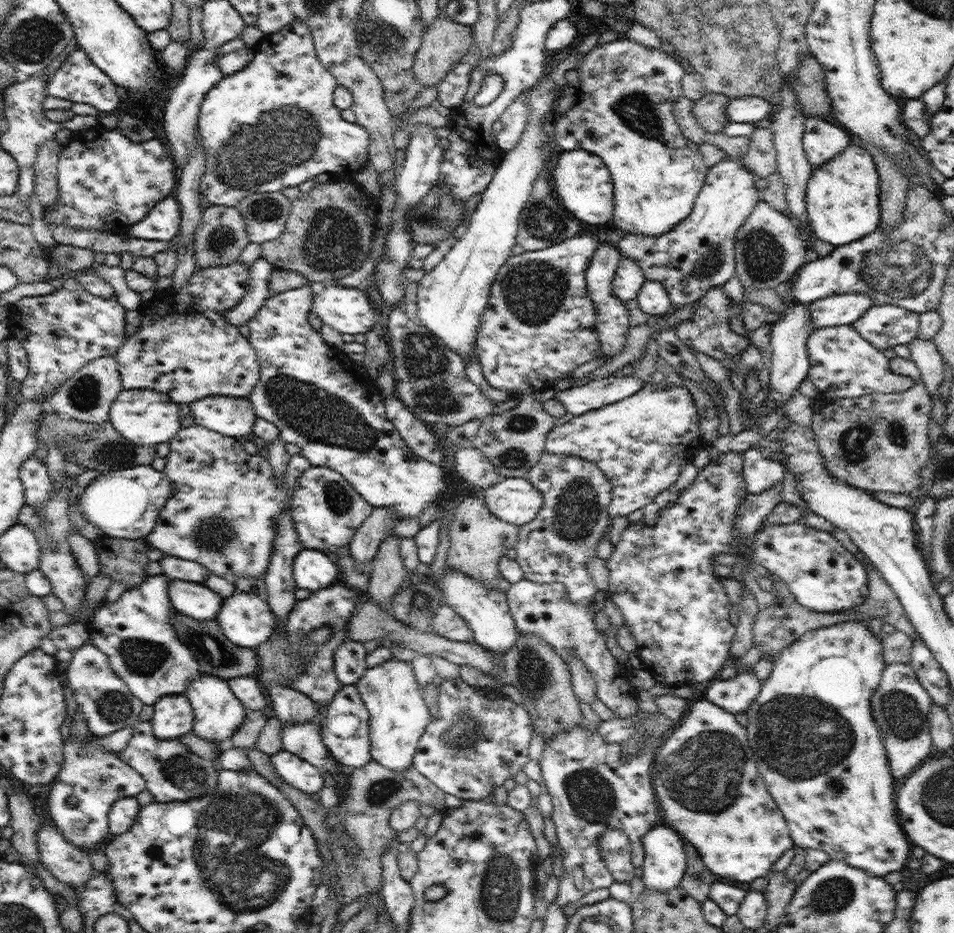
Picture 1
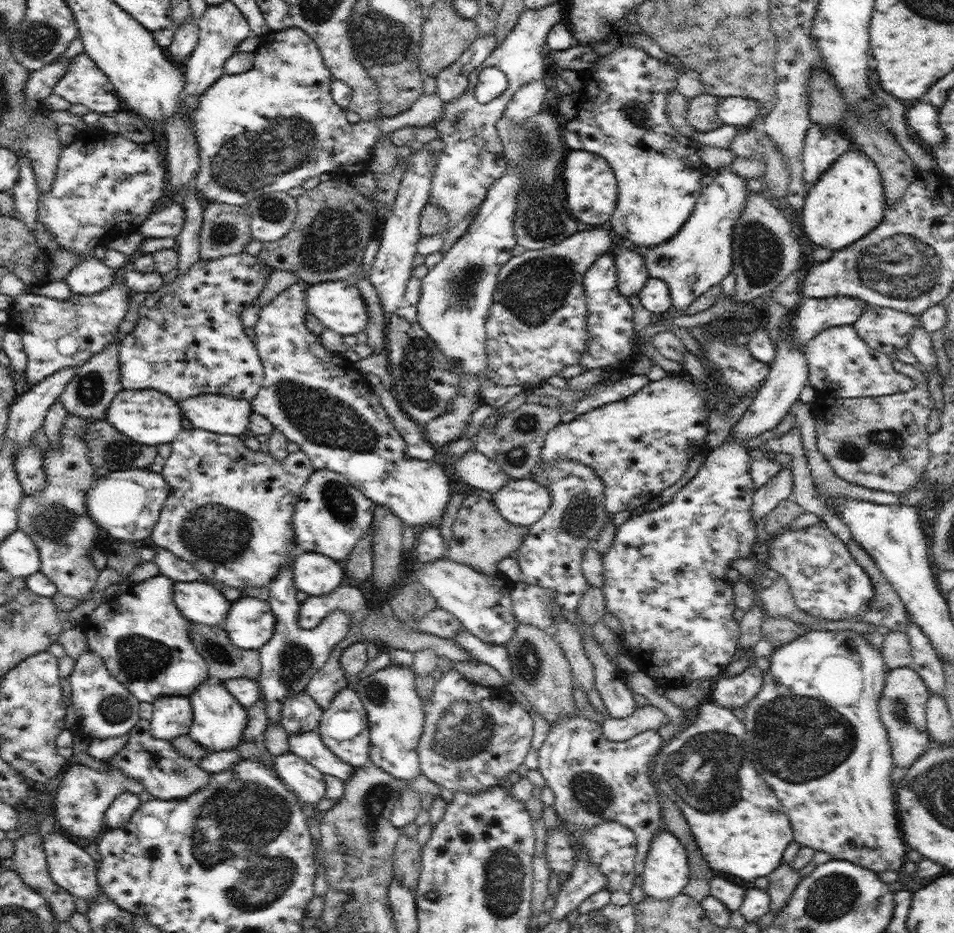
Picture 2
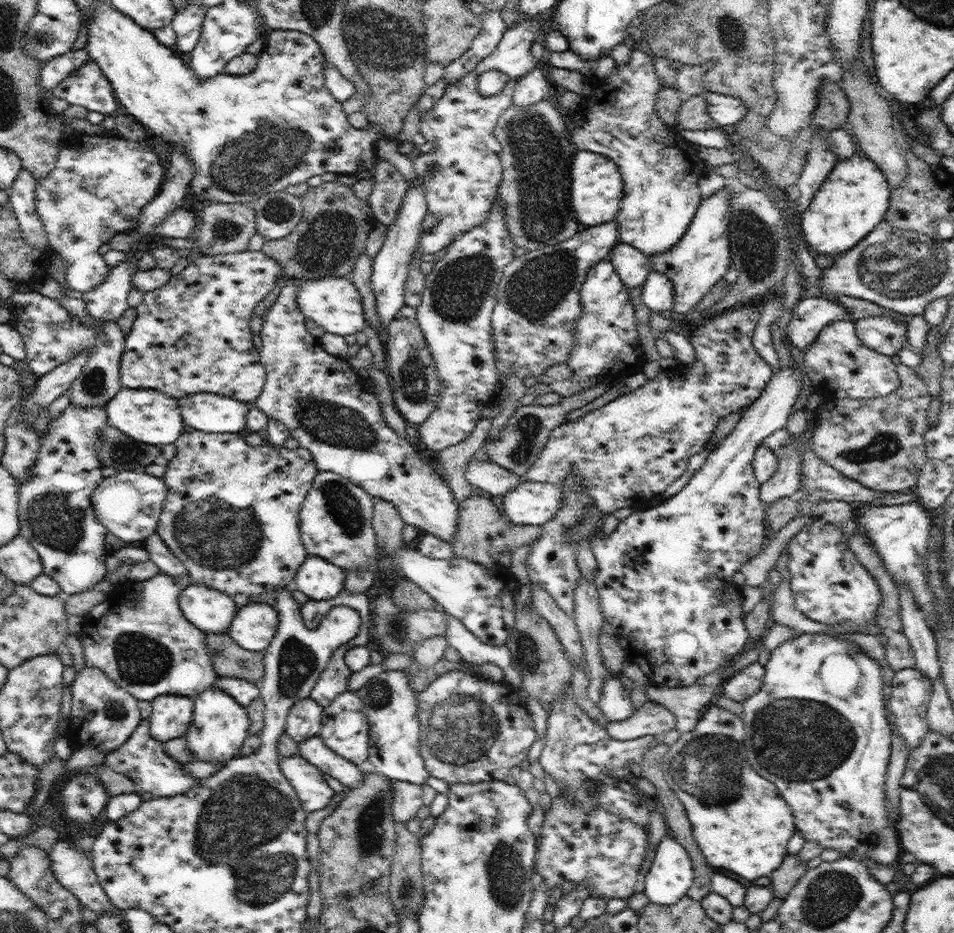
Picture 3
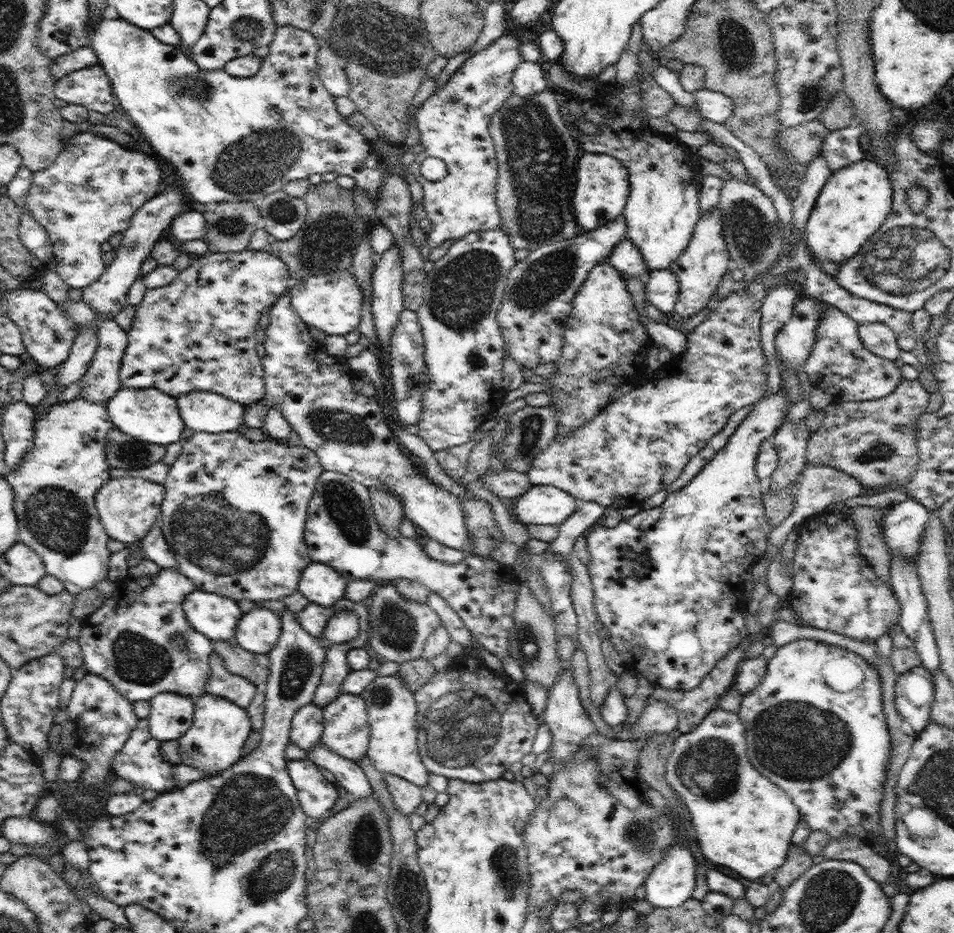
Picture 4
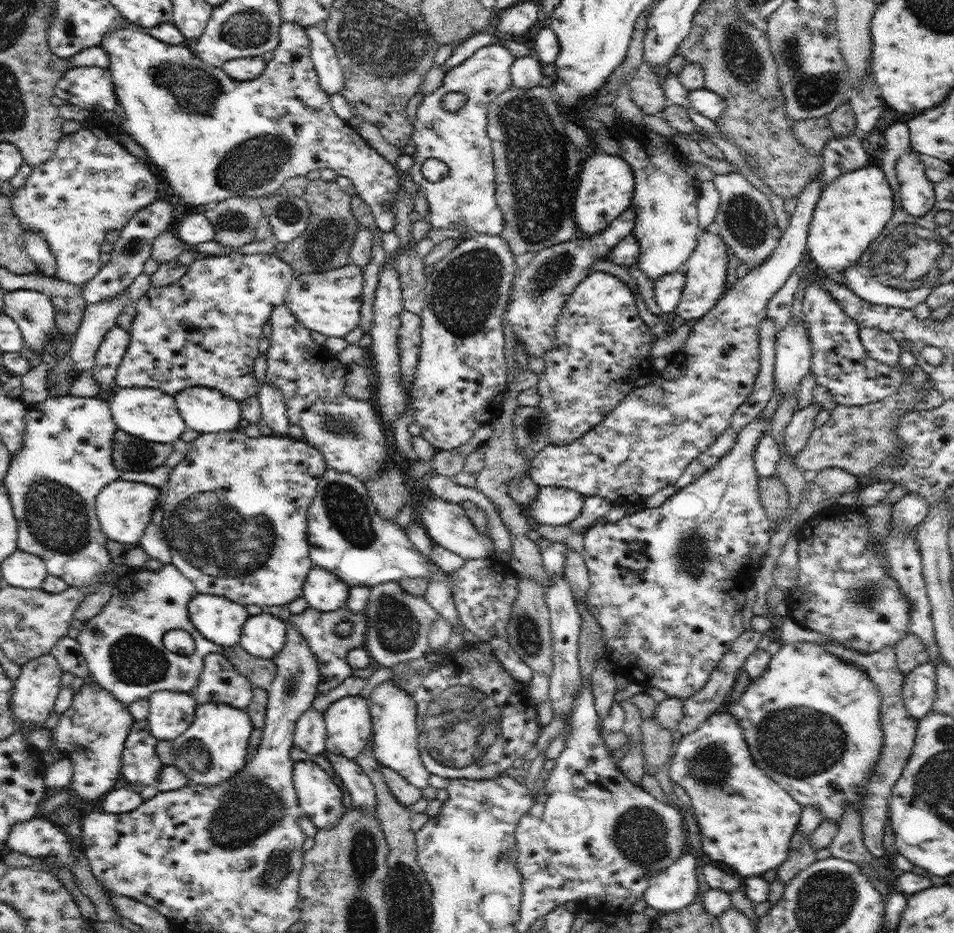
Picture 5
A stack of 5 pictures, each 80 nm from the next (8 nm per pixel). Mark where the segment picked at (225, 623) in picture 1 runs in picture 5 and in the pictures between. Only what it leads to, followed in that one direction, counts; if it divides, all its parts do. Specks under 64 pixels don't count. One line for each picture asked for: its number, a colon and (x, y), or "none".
2: (250, 623)
3: (254, 626)
4: (258, 631)
5: (264, 635)

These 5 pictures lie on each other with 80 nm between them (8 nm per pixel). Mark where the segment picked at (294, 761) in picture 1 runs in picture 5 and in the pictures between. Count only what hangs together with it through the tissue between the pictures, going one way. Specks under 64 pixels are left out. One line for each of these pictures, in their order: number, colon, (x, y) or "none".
2: (306, 781)
3: (313, 792)
4: (316, 796)
5: (320, 799)

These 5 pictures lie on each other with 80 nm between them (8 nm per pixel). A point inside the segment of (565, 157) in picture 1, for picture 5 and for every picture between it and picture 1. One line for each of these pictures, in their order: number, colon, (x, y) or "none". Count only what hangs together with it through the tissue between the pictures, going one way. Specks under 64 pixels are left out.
2: (591, 186)
3: (597, 188)
4: (601, 193)
5: (607, 182)

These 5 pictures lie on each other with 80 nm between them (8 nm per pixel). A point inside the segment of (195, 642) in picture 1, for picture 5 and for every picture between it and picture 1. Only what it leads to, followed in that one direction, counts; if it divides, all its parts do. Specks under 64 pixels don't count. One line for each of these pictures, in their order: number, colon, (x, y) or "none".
2: (225, 660)
3: (229, 659)
4: (255, 667)
5: (260, 672)

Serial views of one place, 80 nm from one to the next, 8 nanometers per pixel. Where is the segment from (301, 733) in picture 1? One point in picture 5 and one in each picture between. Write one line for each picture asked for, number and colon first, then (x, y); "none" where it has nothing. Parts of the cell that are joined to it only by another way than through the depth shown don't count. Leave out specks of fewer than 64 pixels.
2: (308, 744)
3: (313, 749)
4: (349, 775)
5: (357, 782)

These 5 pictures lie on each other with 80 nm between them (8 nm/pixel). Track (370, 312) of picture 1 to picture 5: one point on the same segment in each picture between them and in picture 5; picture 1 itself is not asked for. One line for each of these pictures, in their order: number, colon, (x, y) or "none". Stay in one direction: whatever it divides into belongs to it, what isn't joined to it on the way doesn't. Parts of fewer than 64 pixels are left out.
2: (338, 305)
3: (334, 303)
4: (331, 303)
5: (329, 302)

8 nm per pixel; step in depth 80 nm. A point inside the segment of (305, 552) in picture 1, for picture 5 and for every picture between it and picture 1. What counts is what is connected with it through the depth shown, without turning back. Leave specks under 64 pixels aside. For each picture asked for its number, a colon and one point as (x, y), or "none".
2: (313, 573)
3: (317, 578)
4: (320, 583)
5: (323, 590)

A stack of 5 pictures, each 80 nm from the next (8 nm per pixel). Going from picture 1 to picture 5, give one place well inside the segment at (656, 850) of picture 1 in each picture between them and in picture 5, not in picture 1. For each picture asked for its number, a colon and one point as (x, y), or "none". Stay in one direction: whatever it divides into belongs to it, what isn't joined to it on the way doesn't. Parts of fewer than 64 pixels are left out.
2: (666, 872)
3: (671, 875)
4: (672, 882)
5: (672, 889)

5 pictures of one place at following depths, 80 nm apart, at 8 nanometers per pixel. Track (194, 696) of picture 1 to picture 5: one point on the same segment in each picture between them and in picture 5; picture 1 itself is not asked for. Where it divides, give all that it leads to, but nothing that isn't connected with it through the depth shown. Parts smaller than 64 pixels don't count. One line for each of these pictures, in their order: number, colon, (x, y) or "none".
2: (219, 720)
3: (220, 725)
4: (215, 741)
5: (213, 748)

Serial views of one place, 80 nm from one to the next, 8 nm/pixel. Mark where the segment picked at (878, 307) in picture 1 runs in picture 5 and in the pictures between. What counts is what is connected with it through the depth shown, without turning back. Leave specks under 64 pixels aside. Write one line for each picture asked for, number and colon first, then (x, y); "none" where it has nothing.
2: (885, 330)
3: (883, 335)
4: (877, 338)
5: (884, 348)

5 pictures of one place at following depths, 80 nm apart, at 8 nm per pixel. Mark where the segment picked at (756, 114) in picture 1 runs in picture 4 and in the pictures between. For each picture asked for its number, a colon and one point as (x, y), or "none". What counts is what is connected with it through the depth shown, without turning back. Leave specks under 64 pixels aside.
2: (733, 110)
3: (726, 110)
4: (716, 107)

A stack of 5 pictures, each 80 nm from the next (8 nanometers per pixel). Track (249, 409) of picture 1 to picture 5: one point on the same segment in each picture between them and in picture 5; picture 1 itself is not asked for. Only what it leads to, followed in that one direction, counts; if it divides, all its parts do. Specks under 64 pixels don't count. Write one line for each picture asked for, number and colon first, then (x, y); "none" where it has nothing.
2: (217, 413)
3: (214, 413)
4: (205, 411)
5: (205, 410)

